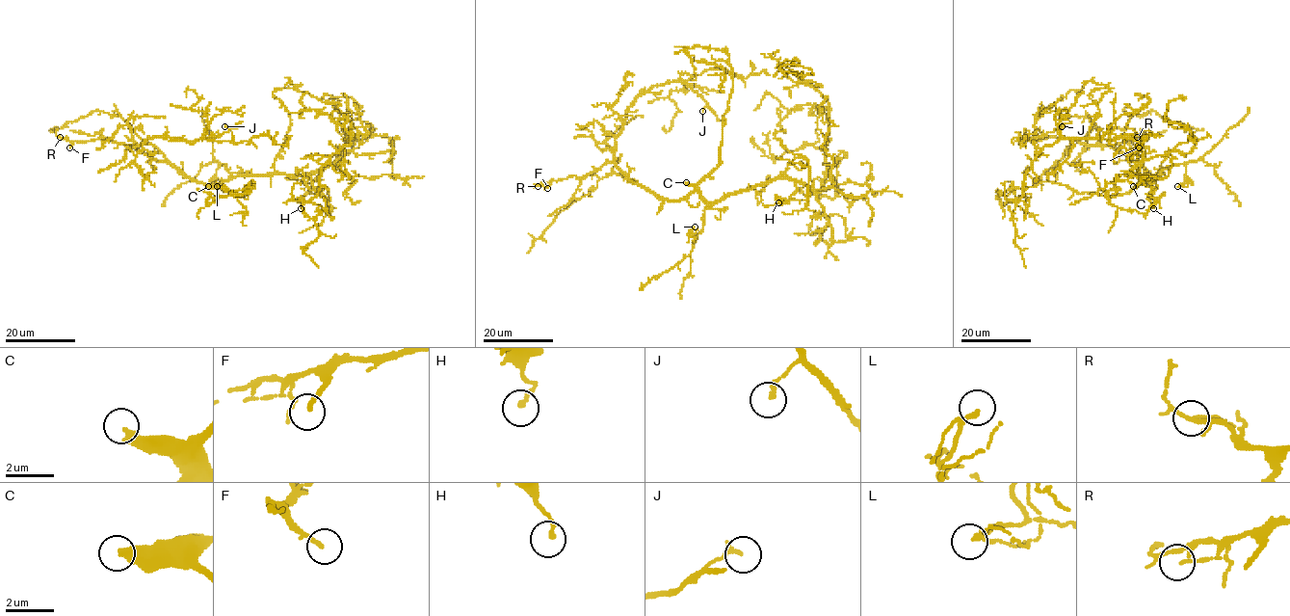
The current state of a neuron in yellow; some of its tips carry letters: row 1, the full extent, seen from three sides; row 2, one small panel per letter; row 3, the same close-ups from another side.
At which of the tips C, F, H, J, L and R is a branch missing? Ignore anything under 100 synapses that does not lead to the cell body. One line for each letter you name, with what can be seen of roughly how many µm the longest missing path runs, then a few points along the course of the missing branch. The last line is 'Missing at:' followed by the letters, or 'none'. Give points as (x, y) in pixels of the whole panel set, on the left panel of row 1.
C: missing 170 µm; course (208, 186), (148, 178), (37, 131), (15, 131), (35, 94), (34, 66), (54, 13)
Missing at: C

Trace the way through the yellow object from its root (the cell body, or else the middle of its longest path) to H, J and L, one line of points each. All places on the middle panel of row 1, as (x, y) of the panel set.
H: (733, 193), (750, 190), (778, 178), (791, 178), (797, 191), (788, 202), (778, 202)
J: (733, 193), (666, 200), (615, 163), (625, 111), (654, 86), (685, 82), (702, 111)
L: (733, 193), (711, 202), (705, 208), (702, 230), (697, 235), (690, 235), (695, 227)

